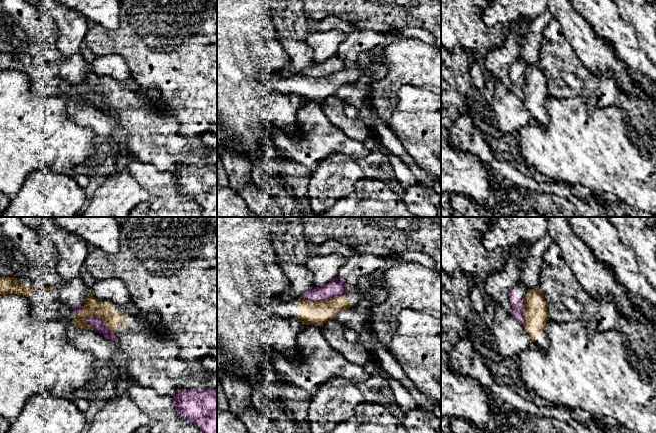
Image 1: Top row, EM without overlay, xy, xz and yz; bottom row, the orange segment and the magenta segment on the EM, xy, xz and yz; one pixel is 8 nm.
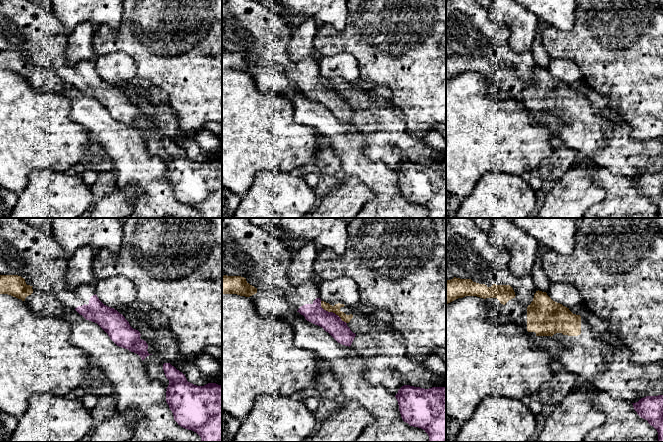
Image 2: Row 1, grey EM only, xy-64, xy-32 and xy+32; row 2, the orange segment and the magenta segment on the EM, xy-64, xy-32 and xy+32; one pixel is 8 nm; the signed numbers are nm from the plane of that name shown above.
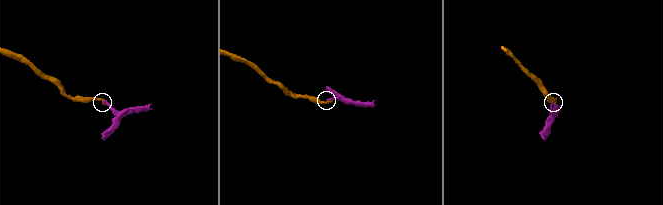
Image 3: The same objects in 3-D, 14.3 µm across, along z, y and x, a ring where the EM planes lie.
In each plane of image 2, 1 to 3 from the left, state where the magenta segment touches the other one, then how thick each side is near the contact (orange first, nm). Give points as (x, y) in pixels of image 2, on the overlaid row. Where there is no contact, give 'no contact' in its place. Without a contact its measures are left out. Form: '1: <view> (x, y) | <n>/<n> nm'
1: no contact
2: xy-32 (331, 311) | 70/160 nm
3: no contact

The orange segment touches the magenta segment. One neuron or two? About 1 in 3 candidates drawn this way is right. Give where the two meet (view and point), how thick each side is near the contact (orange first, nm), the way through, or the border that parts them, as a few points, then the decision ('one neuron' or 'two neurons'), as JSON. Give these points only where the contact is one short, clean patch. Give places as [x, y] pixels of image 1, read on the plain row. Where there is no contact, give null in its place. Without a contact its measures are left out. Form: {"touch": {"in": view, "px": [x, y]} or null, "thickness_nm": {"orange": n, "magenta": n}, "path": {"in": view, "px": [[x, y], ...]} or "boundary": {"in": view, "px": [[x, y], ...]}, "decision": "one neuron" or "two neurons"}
{"touch": {"in": "xy", "px": [101, 93]}, "thickness_nm": {"orange": 150, "magenta": 100}, "boundary": {"in": "xy", "px": [[84, 95], [87, 93], [99, 93], [114, 109]]}, "decision": "two neurons"}

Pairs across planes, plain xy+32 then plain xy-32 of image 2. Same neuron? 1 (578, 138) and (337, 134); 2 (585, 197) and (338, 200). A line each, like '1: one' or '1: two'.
1: two
2: one

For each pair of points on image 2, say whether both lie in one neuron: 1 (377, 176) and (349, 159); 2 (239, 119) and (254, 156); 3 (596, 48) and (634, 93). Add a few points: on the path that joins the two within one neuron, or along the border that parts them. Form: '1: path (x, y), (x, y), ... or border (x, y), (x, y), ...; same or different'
1: path (370, 172), (356, 165); same
2: path (240, 128), (254, 142), (254, 147); same
3: path (607, 59), (607, 62), (627, 82); same

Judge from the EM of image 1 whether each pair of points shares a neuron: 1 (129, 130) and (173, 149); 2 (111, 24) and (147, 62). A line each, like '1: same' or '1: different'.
1: same
2: different

